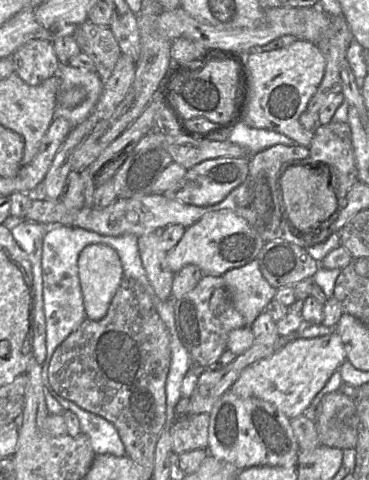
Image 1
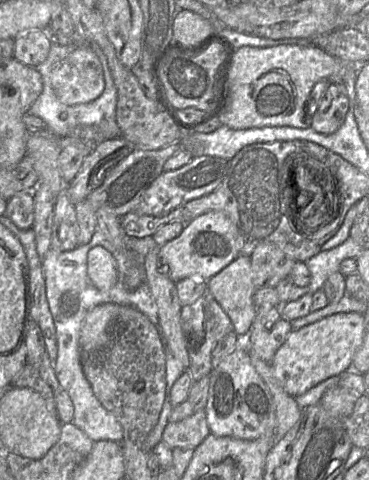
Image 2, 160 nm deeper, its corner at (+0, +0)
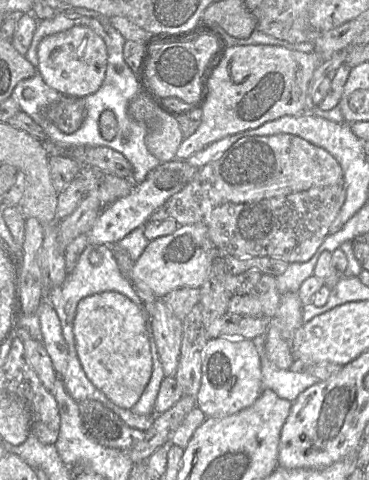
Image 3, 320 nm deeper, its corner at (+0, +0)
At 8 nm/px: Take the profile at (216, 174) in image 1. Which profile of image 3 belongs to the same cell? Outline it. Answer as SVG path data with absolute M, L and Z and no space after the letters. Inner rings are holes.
M173 159L162 162L152 169L129 195L105 207L94 225L87 233L89 243L94 245L117 245L126 235L138 227L144 227L150 215L162 206L172 195L182 190L193 180L200 168L191 166L187 161Z

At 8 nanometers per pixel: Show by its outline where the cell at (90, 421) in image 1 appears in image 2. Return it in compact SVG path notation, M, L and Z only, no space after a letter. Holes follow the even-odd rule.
M99 230L95 231L87 244L77 246L73 250L60 252L50 248L42 260L42 270L46 287L46 299L56 334L57 358L54 371L60 387L68 394L73 403L74 417L72 424L83 431L93 442L112 441L122 443L122 426L95 397L83 373L79 347L80 331L82 322L90 310L100 304L115 303L132 306L142 312L156 327L159 336L164 339L158 320L157 304L151 291L146 282L143 282L134 291L128 291L124 287L123 279L127 271L127 251L114 246ZM94 246L104 247L116 260L117 282L110 290L105 292L98 290L87 275L87 253Z

